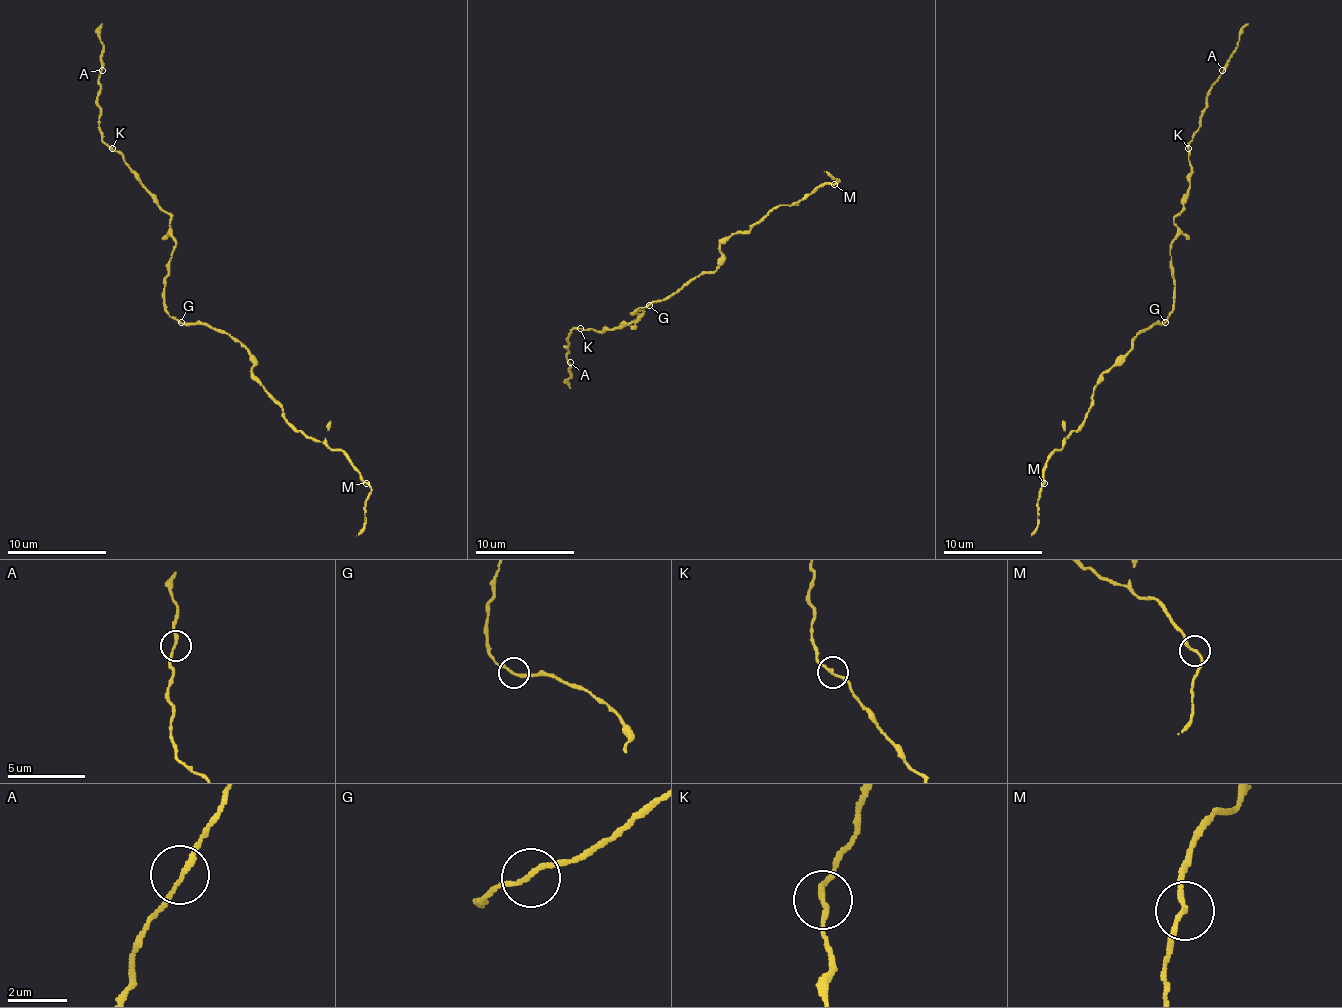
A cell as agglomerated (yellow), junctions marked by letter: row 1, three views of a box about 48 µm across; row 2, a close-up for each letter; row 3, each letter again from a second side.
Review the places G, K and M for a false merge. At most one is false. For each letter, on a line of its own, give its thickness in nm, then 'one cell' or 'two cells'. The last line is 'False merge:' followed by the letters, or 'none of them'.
G: calibre 160 nm; one cell
K: calibre 160 nm; one cell
M: calibre 160 nm; one cell
False merge: none of them

